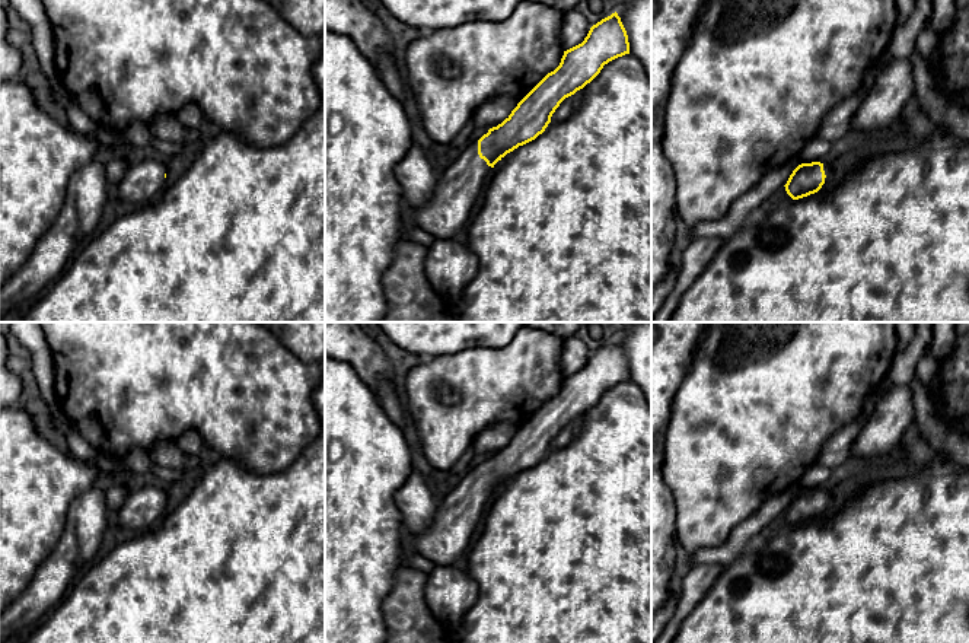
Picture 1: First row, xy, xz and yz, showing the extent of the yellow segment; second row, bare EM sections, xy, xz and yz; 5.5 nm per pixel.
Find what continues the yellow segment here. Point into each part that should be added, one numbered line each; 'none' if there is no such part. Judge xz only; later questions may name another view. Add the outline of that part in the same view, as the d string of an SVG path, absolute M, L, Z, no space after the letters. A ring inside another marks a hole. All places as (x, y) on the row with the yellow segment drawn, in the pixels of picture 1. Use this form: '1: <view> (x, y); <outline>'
1: xz (446, 215); M478 140L439 174L430 200L414 209L418 227L436 239L460 239L482 197L493 168L478 155Z

